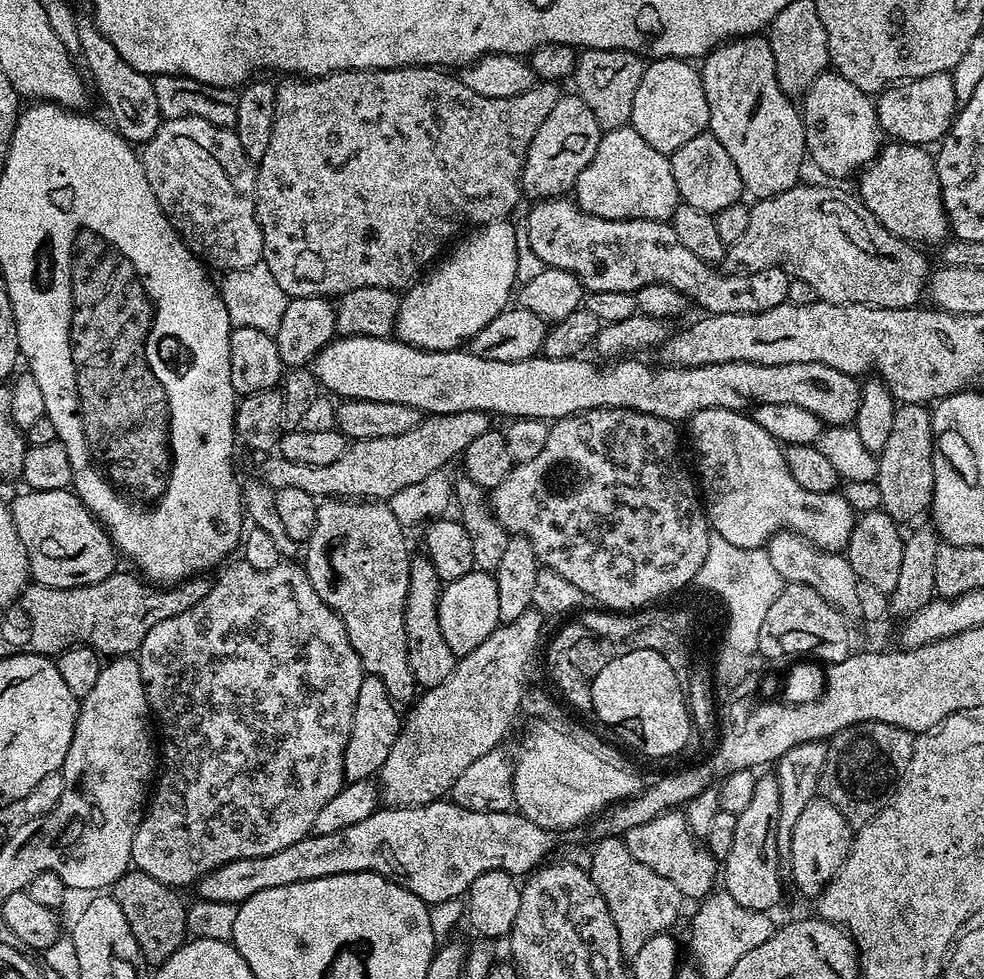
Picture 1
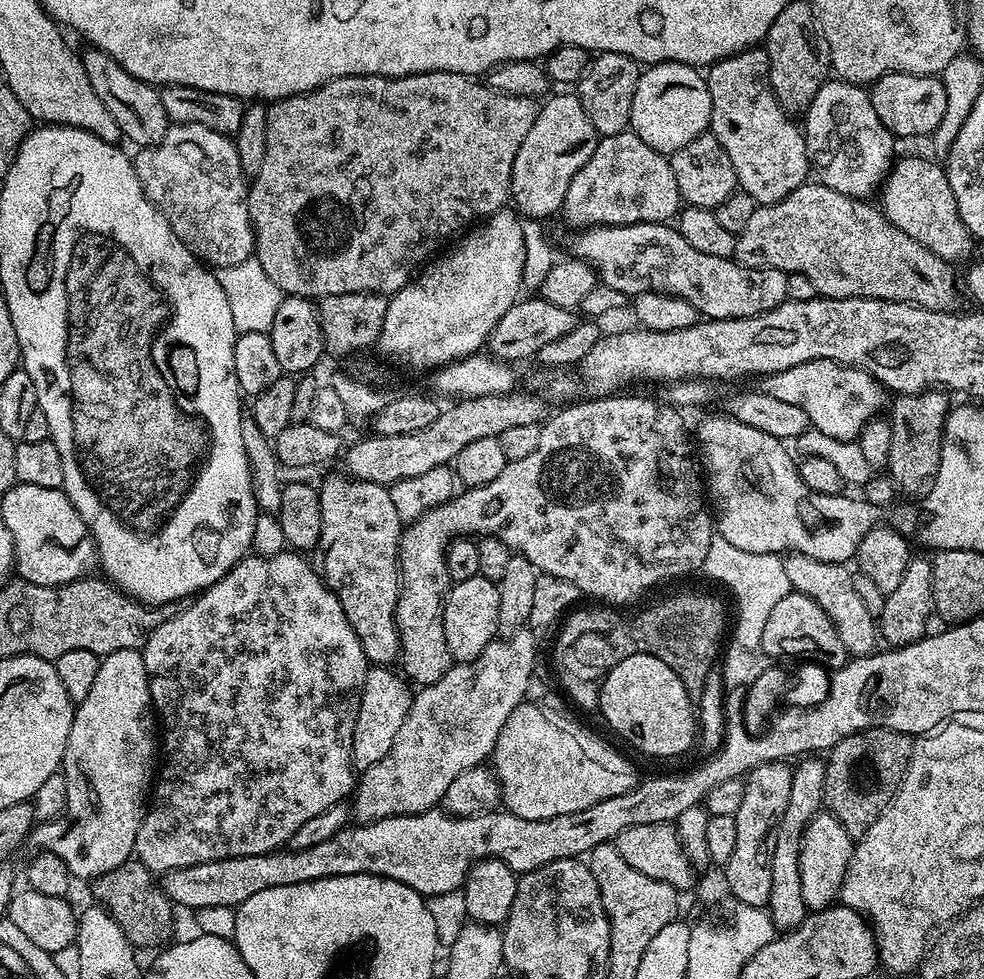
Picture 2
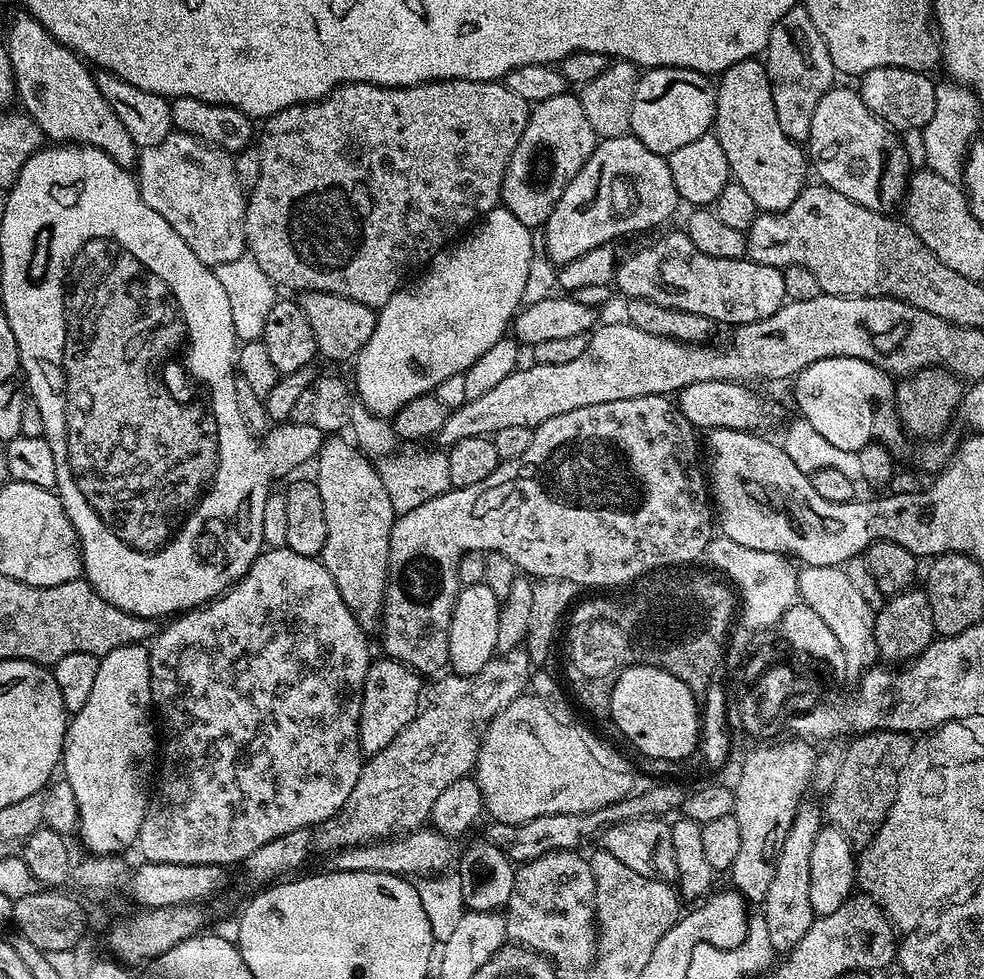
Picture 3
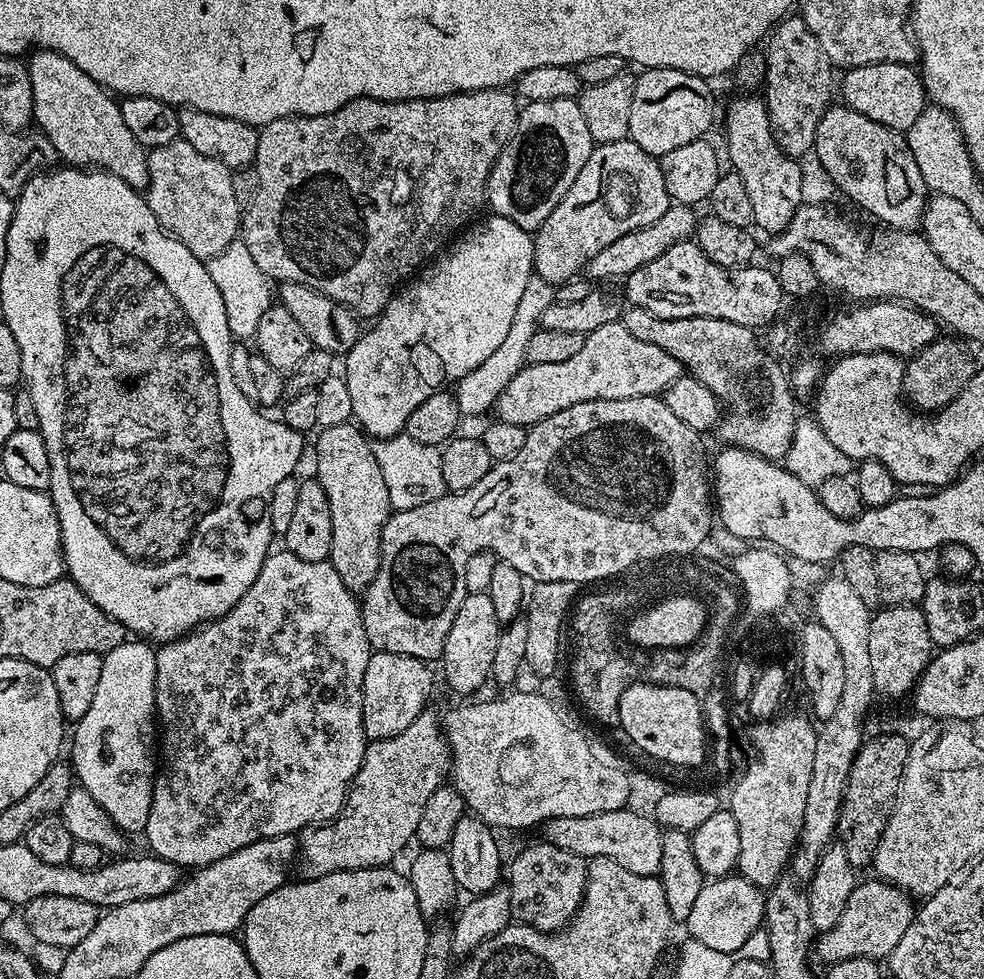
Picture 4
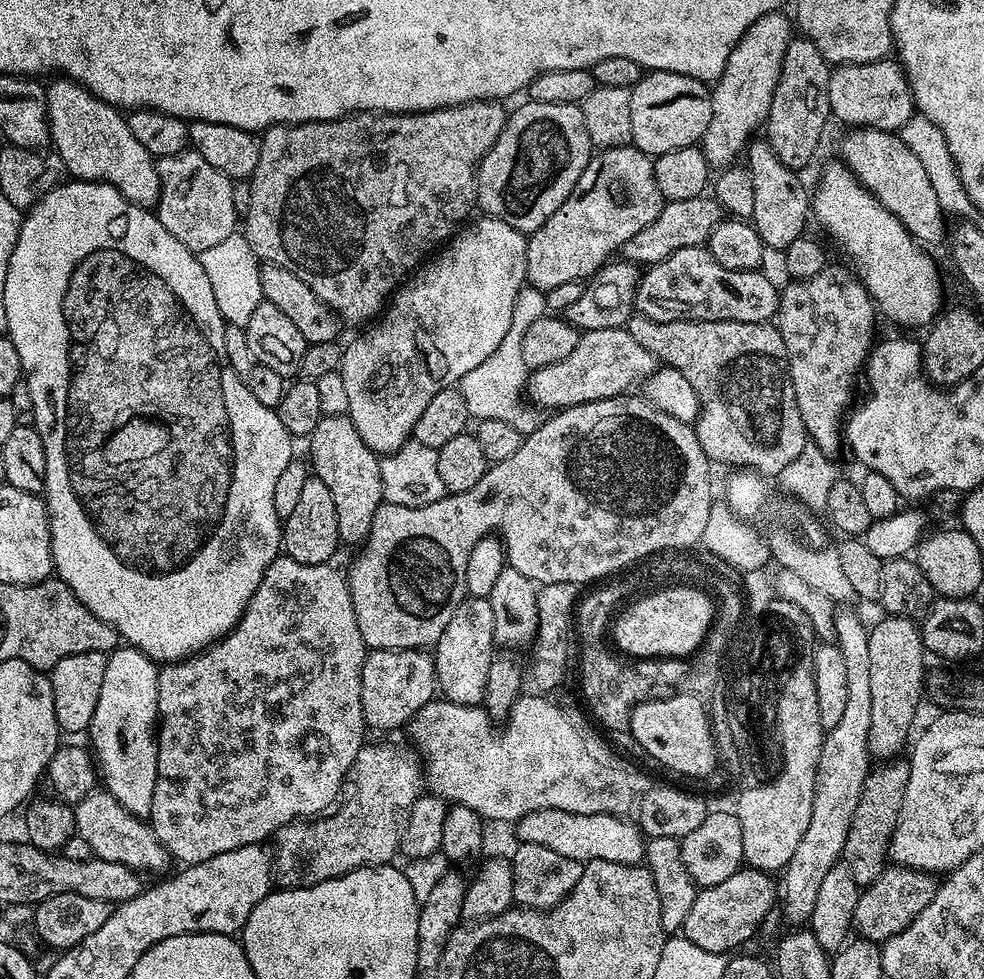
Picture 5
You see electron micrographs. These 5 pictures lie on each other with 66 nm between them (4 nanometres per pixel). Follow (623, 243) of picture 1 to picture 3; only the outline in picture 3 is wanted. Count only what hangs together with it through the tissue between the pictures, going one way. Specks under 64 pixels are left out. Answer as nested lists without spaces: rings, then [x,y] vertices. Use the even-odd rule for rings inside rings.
[[[687,231],[668,232],[657,238],[653,244],[637,250],[616,265],[614,288],[628,300],[649,300],[658,306],[666,306],[670,310],[686,310],[690,314],[702,314],[717,325],[739,326],[758,322],[762,318],[770,318],[786,303],[786,282],[784,273],[774,266],[762,266],[755,260],[741,258],[710,258],[710,254],[702,254],[694,242],[690,242]]]

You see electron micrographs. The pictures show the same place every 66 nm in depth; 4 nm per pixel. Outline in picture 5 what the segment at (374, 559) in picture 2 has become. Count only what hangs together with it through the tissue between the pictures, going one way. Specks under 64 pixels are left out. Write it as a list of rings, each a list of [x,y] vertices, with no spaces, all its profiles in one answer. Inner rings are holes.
[[[351,415],[325,416],[314,426],[307,441],[312,455],[310,468],[316,477],[326,482],[326,490],[334,497],[334,510],[338,510],[338,534],[345,545],[363,544],[372,525],[374,514],[385,503],[382,474],[379,473],[381,457],[368,449],[365,437],[356,429]]]

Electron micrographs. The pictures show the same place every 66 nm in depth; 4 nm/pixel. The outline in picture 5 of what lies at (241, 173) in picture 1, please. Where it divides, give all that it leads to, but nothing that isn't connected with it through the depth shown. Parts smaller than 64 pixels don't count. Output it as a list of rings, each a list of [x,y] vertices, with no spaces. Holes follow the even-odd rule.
[[[191,150],[156,160],[160,179],[160,201],[155,206],[156,217],[186,246],[199,254],[230,238],[237,231],[238,217],[234,210],[233,181],[226,174],[214,170],[206,158]]]

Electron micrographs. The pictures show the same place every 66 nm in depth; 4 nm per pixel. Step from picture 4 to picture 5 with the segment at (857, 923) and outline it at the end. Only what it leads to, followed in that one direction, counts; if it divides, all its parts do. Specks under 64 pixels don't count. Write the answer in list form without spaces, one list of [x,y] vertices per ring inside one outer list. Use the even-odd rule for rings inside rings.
[[[889,866],[885,868],[873,884],[861,891],[858,902],[852,911],[852,922],[855,931],[865,940],[883,942],[902,934],[934,898],[938,880],[931,872],[920,872],[917,868]]]

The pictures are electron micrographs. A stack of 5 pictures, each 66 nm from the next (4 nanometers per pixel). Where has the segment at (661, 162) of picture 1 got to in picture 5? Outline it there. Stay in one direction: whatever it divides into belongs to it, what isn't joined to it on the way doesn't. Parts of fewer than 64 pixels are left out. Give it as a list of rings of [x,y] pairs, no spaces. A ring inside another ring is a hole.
[[[634,146],[597,151],[588,161],[586,170],[582,170],[582,178],[578,178],[574,190],[570,190],[570,198],[566,198],[566,202],[562,202],[562,206],[558,206],[558,210],[554,210],[546,222],[542,222],[537,232],[528,236],[527,283],[547,294],[554,290],[554,286],[565,282],[587,281],[601,266],[609,263],[623,249],[624,244],[630,242],[634,234],[638,234],[638,230],[646,230],[646,226],[658,218],[666,203],[658,190],[658,182],[654,182],[652,162],[653,157]]]

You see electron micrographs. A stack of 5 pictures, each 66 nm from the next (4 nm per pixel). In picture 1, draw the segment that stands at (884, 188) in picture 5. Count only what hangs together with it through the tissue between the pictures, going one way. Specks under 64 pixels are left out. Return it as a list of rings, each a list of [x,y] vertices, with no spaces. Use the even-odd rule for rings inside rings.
[[[826,70],[814,78],[802,97],[802,115],[807,155],[828,176],[859,173],[880,153],[882,133],[873,97],[858,90],[854,82],[846,82],[835,70]]]

